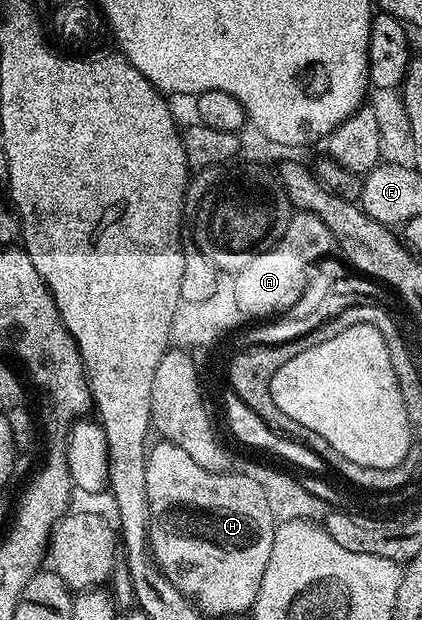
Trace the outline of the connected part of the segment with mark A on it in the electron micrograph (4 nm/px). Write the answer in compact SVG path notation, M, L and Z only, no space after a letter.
M292 214L285 233L265 253L257 253L249 265L234 272L241 313L251 321L267 321L290 312L305 293L309 276L320 261L335 247L335 239L316 215Z

